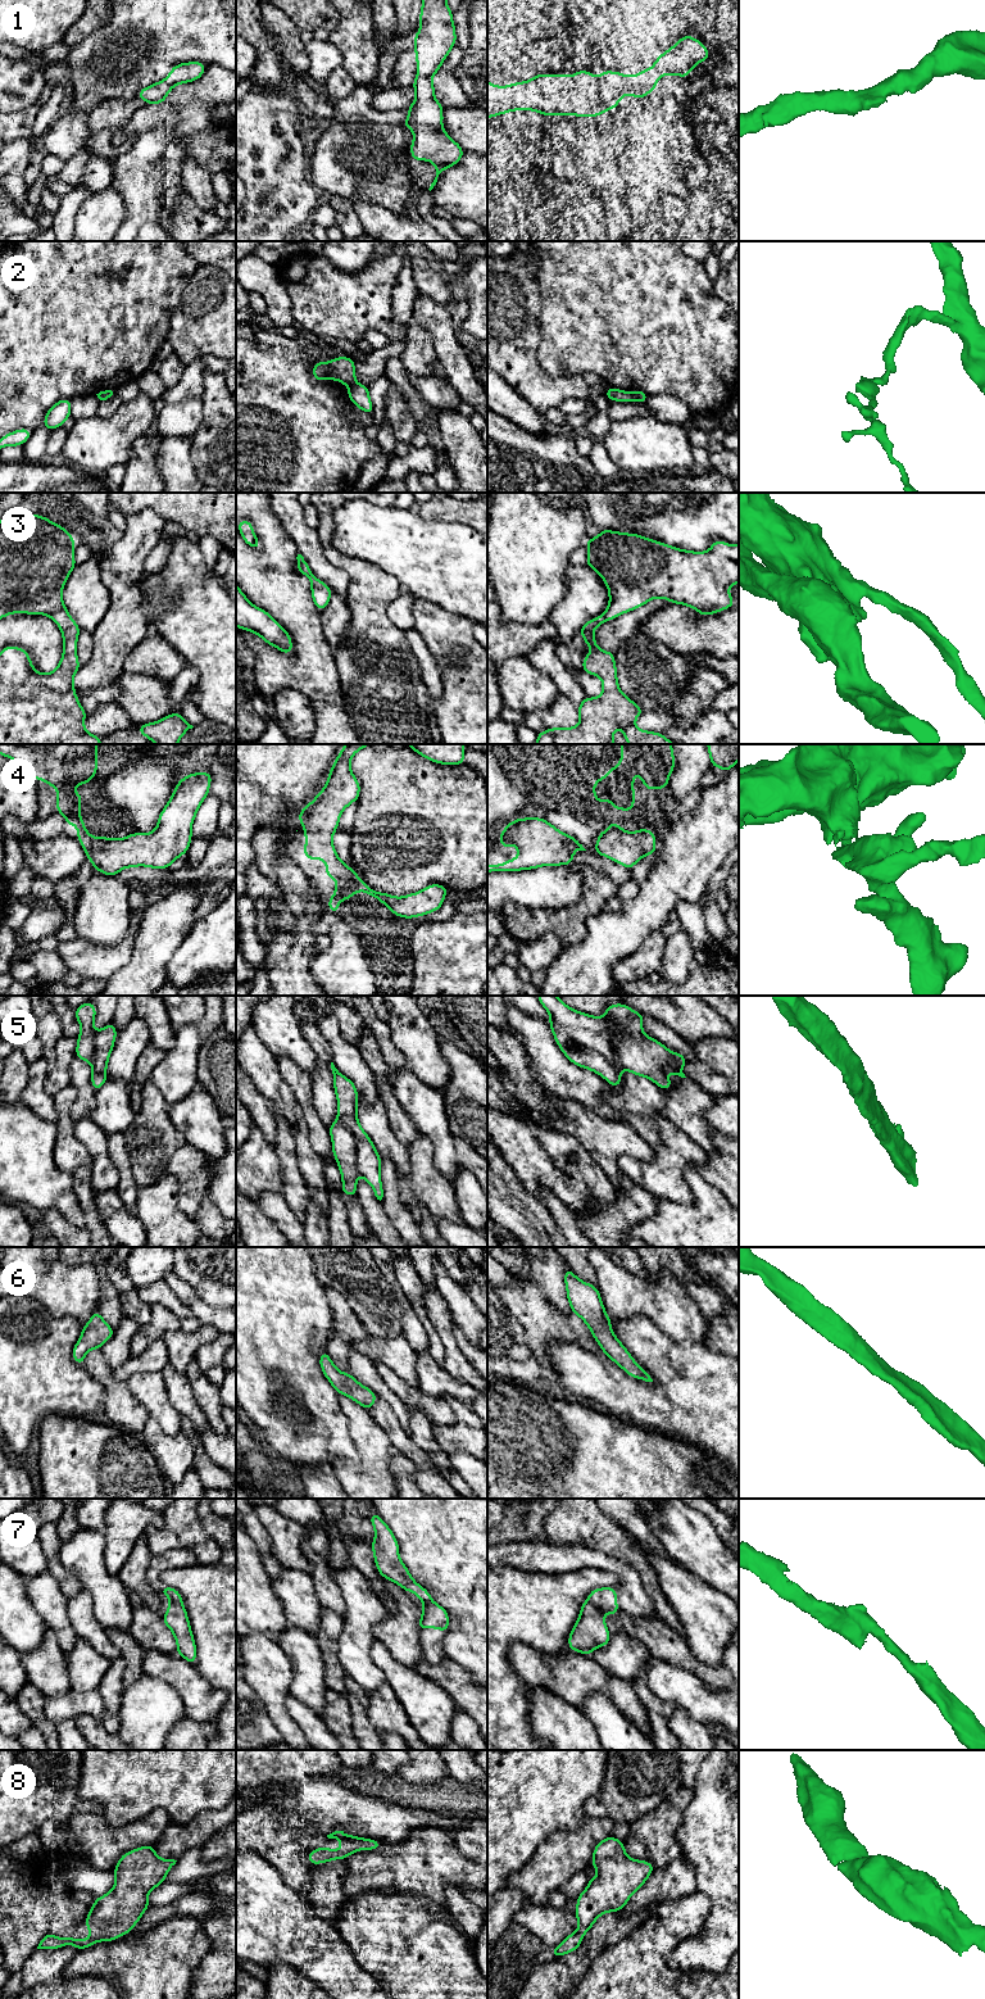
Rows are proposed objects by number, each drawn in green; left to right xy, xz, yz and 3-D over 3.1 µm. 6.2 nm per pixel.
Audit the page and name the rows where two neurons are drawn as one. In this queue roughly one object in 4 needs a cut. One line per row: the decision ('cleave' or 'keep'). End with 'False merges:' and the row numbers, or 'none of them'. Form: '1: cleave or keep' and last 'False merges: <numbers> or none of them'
1: keep
2: cleave
3: keep
4: keep
5: cleave
6: keep
7: cleave
8: keep
False merges: 2, 5, 7

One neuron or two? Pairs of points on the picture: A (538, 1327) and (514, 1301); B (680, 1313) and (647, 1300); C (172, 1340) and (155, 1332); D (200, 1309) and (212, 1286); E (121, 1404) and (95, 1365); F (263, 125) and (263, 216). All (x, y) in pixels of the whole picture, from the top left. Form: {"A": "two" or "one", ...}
{"A": "one", "B": "one", "C": "two", "D": "two", "E": "one", "F": "one"}

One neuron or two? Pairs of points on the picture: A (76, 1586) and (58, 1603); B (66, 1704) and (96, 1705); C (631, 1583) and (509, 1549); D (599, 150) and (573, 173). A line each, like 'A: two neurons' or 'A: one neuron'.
A: two neurons
B: one neuron
C: one neuron
D: two neurons

